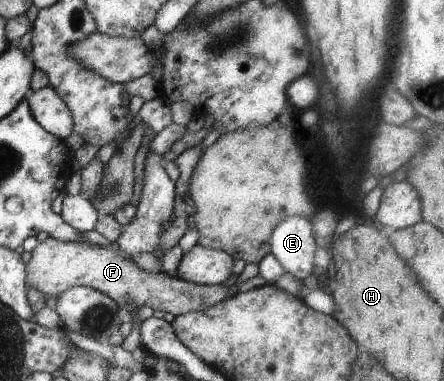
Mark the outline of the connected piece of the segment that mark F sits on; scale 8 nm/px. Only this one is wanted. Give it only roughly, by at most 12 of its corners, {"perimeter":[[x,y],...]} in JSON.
{"perimeter":[[48,236],[25,264],[26,288],[59,298],[84,286],[122,311],[173,316],[225,298],[191,284],[141,270],[114,242]]}

